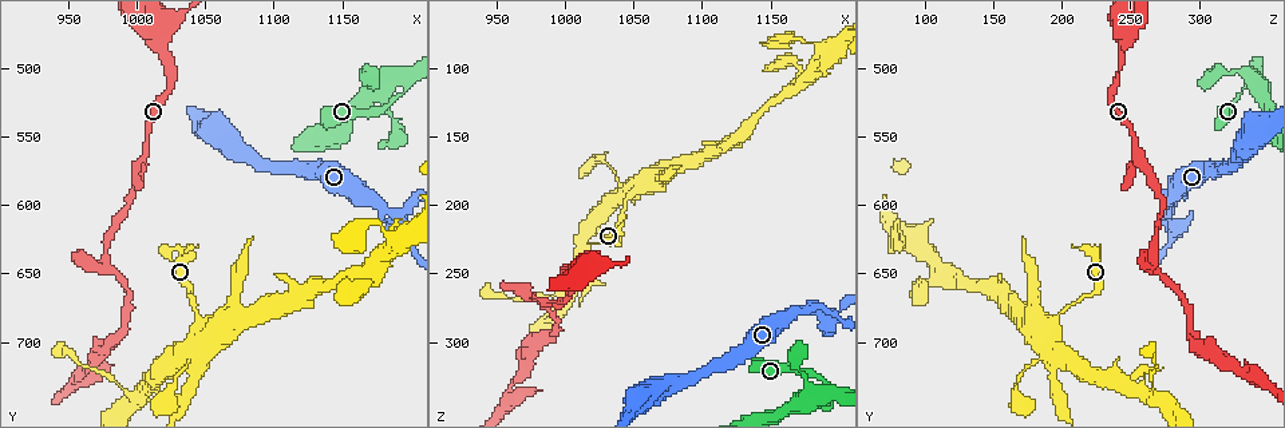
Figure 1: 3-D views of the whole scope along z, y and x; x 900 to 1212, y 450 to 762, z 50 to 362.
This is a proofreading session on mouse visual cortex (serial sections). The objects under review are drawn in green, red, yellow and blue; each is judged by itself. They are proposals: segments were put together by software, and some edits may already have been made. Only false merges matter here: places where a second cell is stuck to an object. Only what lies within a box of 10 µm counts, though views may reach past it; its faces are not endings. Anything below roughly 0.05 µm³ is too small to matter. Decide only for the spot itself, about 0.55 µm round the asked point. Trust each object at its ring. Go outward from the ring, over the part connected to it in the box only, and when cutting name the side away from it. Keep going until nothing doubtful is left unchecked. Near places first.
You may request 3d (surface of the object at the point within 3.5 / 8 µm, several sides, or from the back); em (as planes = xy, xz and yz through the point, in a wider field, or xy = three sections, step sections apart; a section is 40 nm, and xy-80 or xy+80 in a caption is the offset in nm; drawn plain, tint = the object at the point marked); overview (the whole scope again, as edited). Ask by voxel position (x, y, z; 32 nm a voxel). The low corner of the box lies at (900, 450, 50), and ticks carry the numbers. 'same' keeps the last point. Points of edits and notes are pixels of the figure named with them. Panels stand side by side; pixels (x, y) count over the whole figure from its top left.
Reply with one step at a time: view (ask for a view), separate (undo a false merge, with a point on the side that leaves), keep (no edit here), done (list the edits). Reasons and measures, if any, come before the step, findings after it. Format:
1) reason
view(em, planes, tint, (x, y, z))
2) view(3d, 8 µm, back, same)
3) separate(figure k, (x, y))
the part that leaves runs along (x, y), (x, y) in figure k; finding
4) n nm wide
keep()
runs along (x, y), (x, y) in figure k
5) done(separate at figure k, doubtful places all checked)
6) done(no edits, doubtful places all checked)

small branch off a trunk
view(3d, 8 µm, (1186, 606, 276))

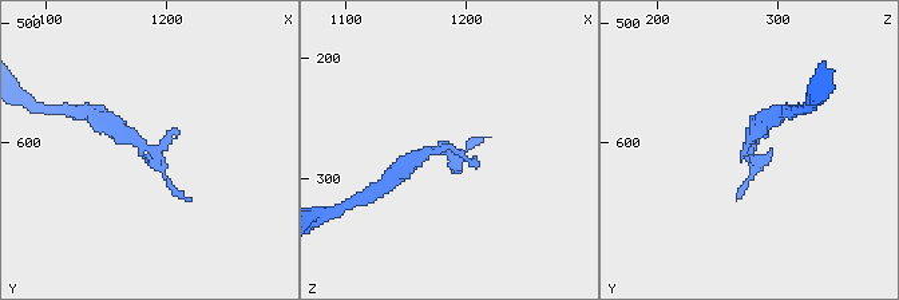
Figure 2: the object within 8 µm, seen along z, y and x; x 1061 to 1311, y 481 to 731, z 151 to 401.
zoom in
view(3d, 3.5 µm, same)

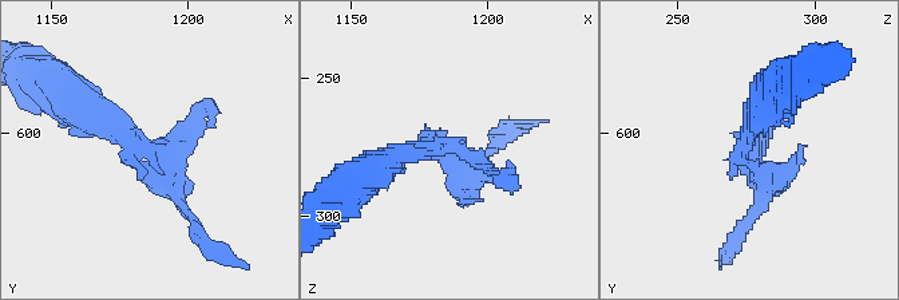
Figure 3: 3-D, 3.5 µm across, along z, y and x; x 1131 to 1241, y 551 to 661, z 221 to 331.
view(em, xy, step 5, tint, (1188, 606, 275))

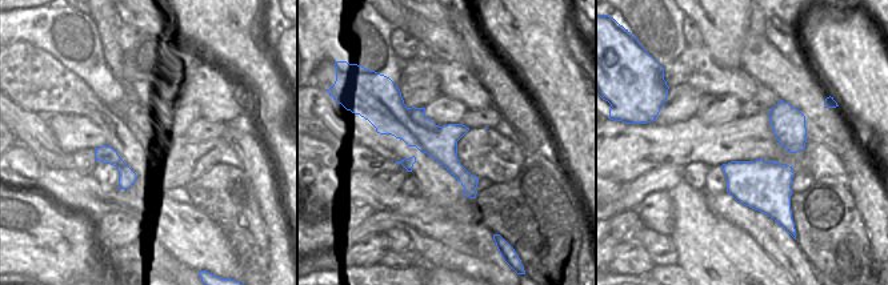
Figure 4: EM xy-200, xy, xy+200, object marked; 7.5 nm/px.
keep()
runs along (379, 127), (414, 127), (472, 193) in figure 4; all the same cell

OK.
arms part here
view(3d, 8 µm, (976, 642, 268))

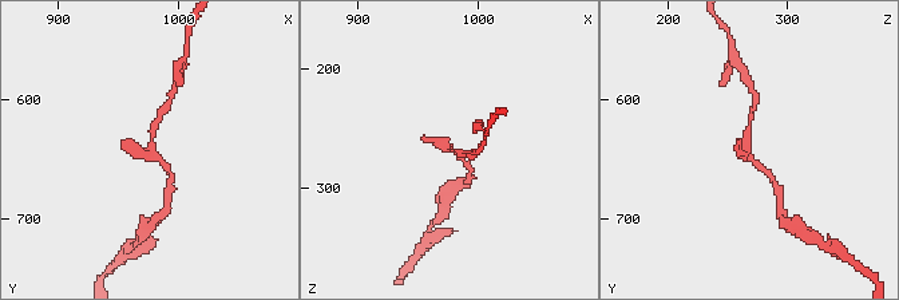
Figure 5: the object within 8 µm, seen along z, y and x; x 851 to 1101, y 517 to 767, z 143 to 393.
need the tissue
view(em, xy, step 1, tint, same)

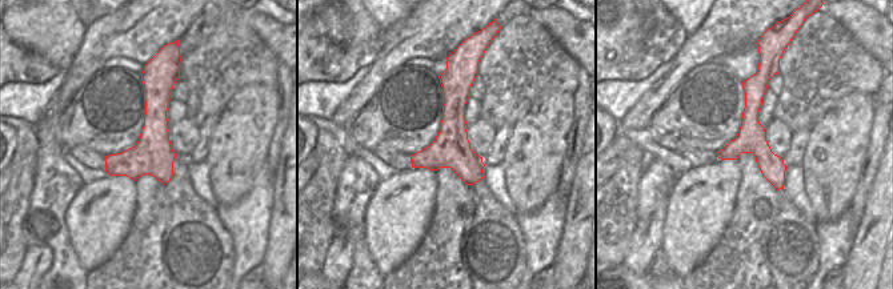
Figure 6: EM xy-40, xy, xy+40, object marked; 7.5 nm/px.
keep()
runs along (752, 114), (747, 153), (769, 176) in figure 5; all the same cell

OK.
four-way junction
view(3d, 8 µm, (1044, 702, 190))

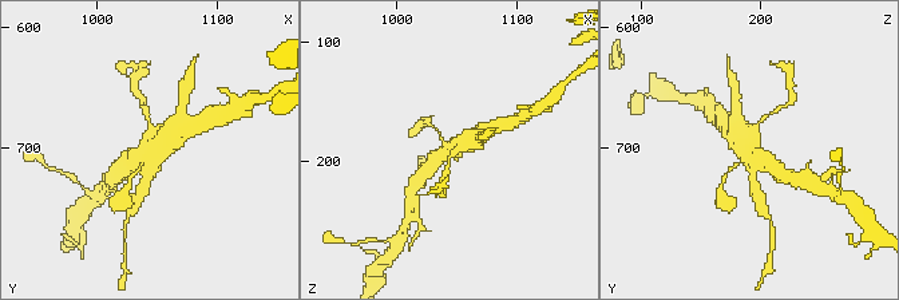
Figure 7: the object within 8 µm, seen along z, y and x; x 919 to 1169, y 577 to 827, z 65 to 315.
view(3d, 3.5 µm, same)

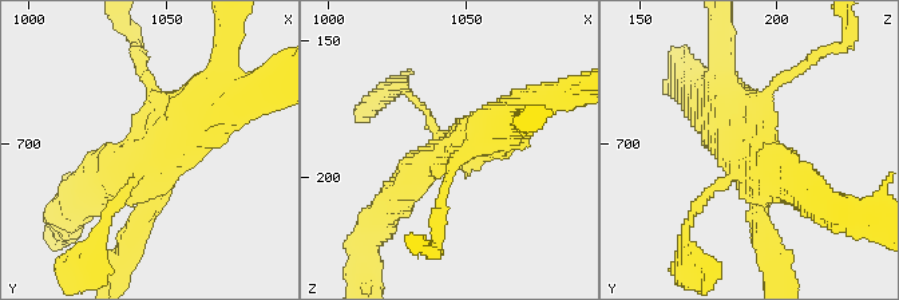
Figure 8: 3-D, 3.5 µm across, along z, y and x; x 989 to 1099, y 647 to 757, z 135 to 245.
4 arms; arms of 100, 150, 200, 400 nm; shape alone is not enough
view(em, xy, step 2, tint, (1045, 703, 189))

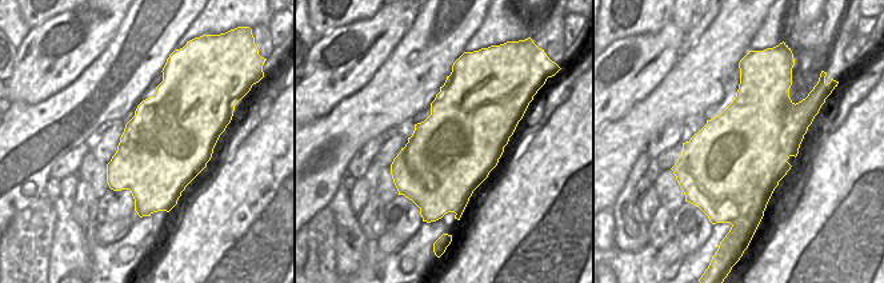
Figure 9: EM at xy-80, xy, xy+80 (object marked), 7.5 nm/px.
keep()
all the same cell

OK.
view(3d, 3.5 µm, back, (1010, 472, 246))

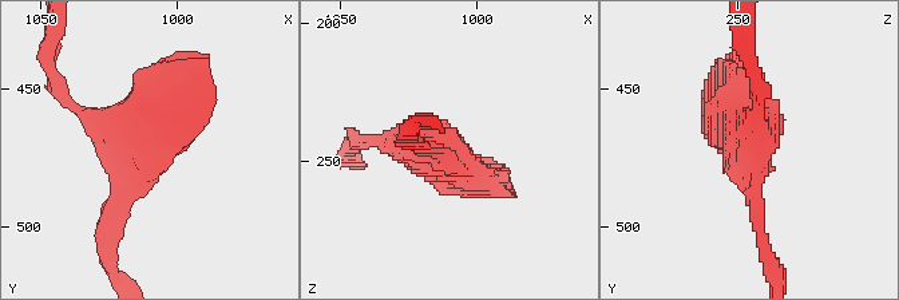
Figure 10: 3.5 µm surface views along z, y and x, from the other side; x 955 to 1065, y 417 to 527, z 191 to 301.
need the tissue
view(em, xy, step 5, tint, (1013, 472, 246))

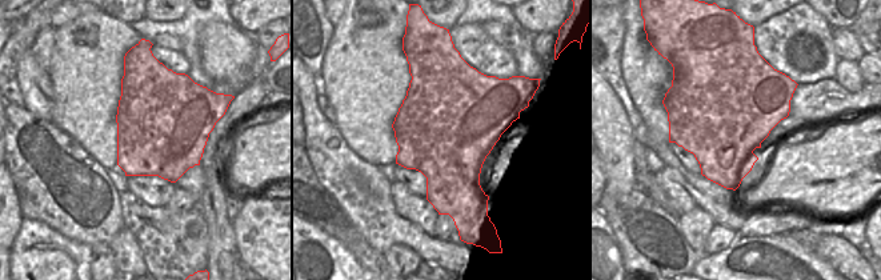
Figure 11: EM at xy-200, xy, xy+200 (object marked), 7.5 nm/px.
keep()
one cell here

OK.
done(no edits, doubtful places all checked)

